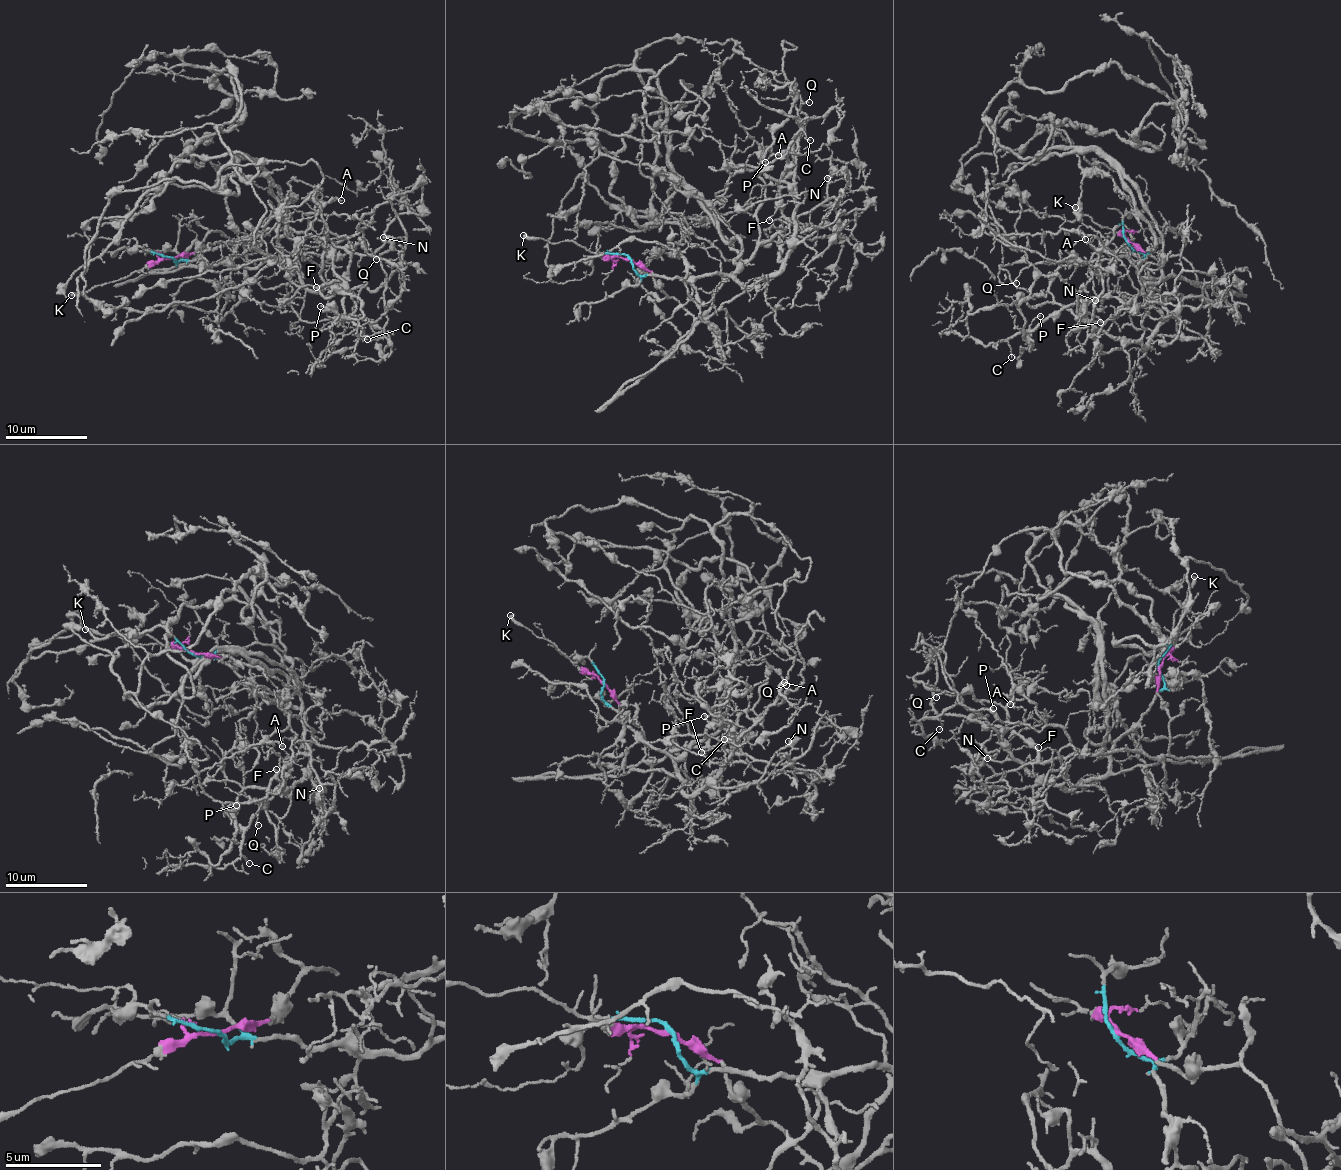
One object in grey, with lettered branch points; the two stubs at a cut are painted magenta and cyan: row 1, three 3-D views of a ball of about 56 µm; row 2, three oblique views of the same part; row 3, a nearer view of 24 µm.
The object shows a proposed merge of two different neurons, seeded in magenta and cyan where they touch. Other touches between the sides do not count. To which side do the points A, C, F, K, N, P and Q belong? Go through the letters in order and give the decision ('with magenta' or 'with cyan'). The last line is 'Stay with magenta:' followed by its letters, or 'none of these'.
A: with magenta
C: with magenta
F: with cyan
K: with magenta
N: with magenta
P: with magenta
Q: with cyan
Stay with magenta: A, C, K, N, P

